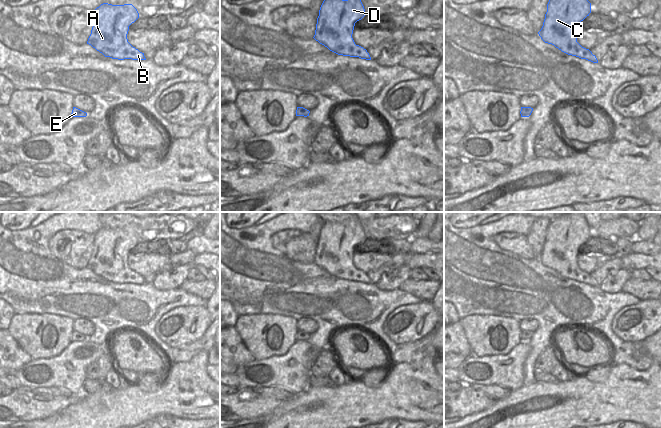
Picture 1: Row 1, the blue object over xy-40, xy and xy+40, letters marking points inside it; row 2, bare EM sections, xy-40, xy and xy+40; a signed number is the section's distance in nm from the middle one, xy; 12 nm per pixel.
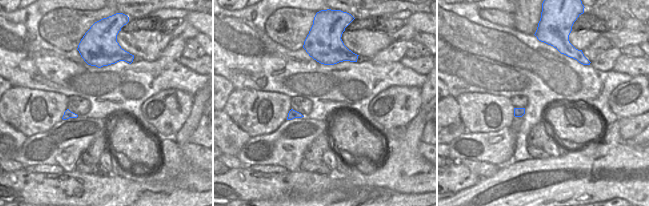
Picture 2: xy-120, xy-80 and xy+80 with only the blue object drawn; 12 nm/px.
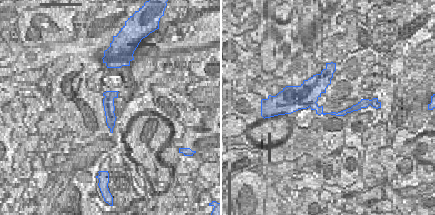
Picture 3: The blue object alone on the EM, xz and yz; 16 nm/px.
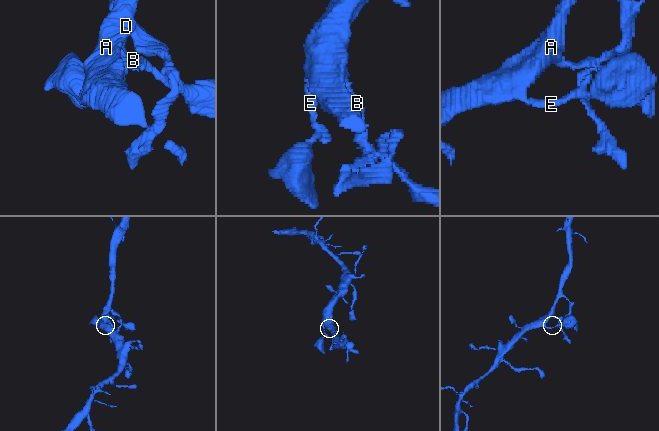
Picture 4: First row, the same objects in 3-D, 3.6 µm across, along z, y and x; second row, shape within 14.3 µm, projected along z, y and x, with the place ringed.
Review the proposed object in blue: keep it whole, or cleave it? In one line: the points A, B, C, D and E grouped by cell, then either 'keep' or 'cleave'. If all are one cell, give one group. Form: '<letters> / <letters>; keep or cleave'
A B C D E; keep

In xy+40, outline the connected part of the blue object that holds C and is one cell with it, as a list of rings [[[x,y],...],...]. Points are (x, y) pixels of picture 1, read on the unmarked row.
[[[582,212],[557,215],[547,228],[547,236],[541,254],[541,263],[562,276],[598,287],[589,273],[577,266],[579,248],[591,237],[591,227]]]

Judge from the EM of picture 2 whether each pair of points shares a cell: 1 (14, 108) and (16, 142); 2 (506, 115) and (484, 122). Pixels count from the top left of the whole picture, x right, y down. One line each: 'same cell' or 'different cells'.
1: different cells
2: same cell

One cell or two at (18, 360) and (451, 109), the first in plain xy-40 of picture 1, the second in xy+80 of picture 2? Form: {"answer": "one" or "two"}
{"answer": "one"}

